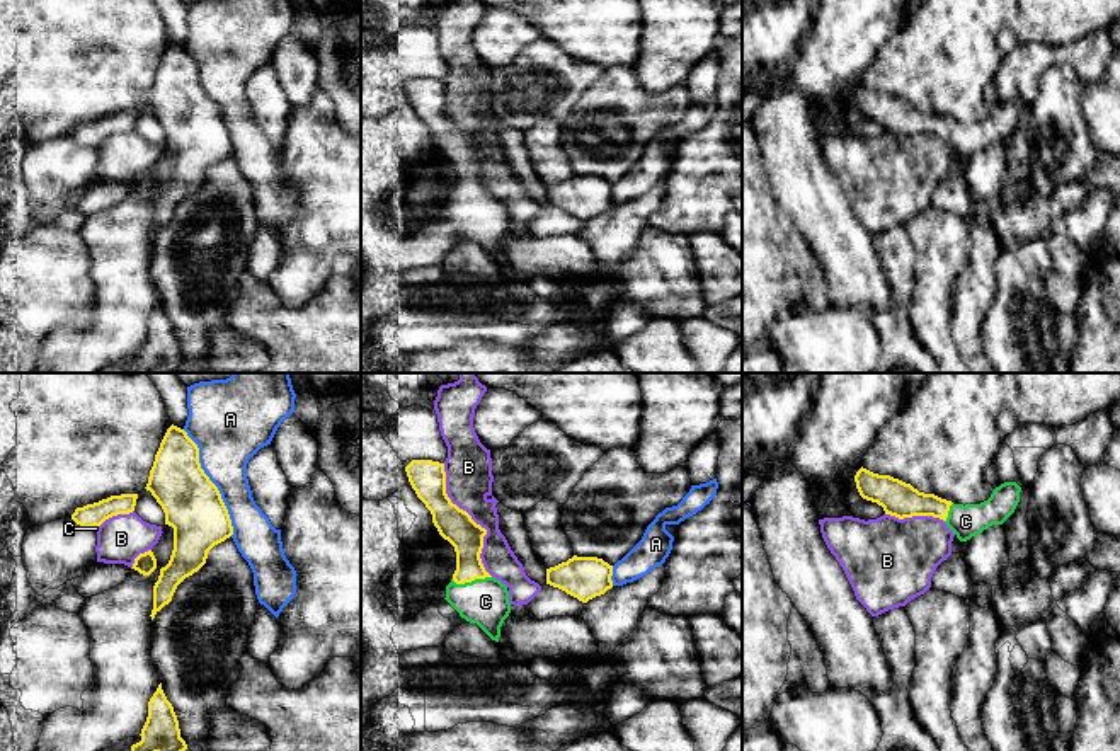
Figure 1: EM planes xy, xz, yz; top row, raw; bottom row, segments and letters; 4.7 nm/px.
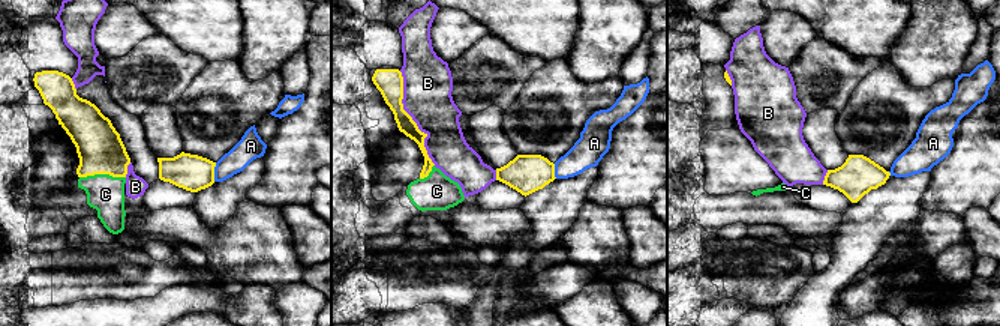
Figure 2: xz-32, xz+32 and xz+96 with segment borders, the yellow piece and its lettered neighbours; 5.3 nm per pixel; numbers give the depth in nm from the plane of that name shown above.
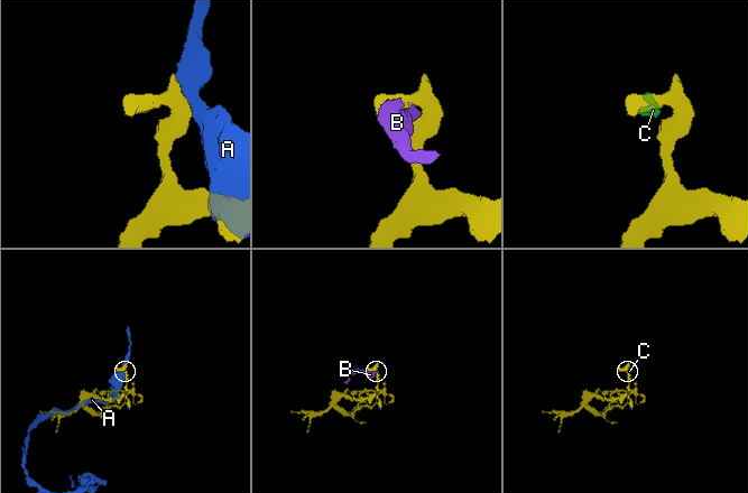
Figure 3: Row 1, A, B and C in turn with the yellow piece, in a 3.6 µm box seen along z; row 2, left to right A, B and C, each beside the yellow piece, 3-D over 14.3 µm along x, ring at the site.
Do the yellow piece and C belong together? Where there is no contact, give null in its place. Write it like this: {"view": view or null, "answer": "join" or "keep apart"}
{"view": "xz", "answer": "join"}

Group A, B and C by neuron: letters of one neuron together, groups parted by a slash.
A / B / C

